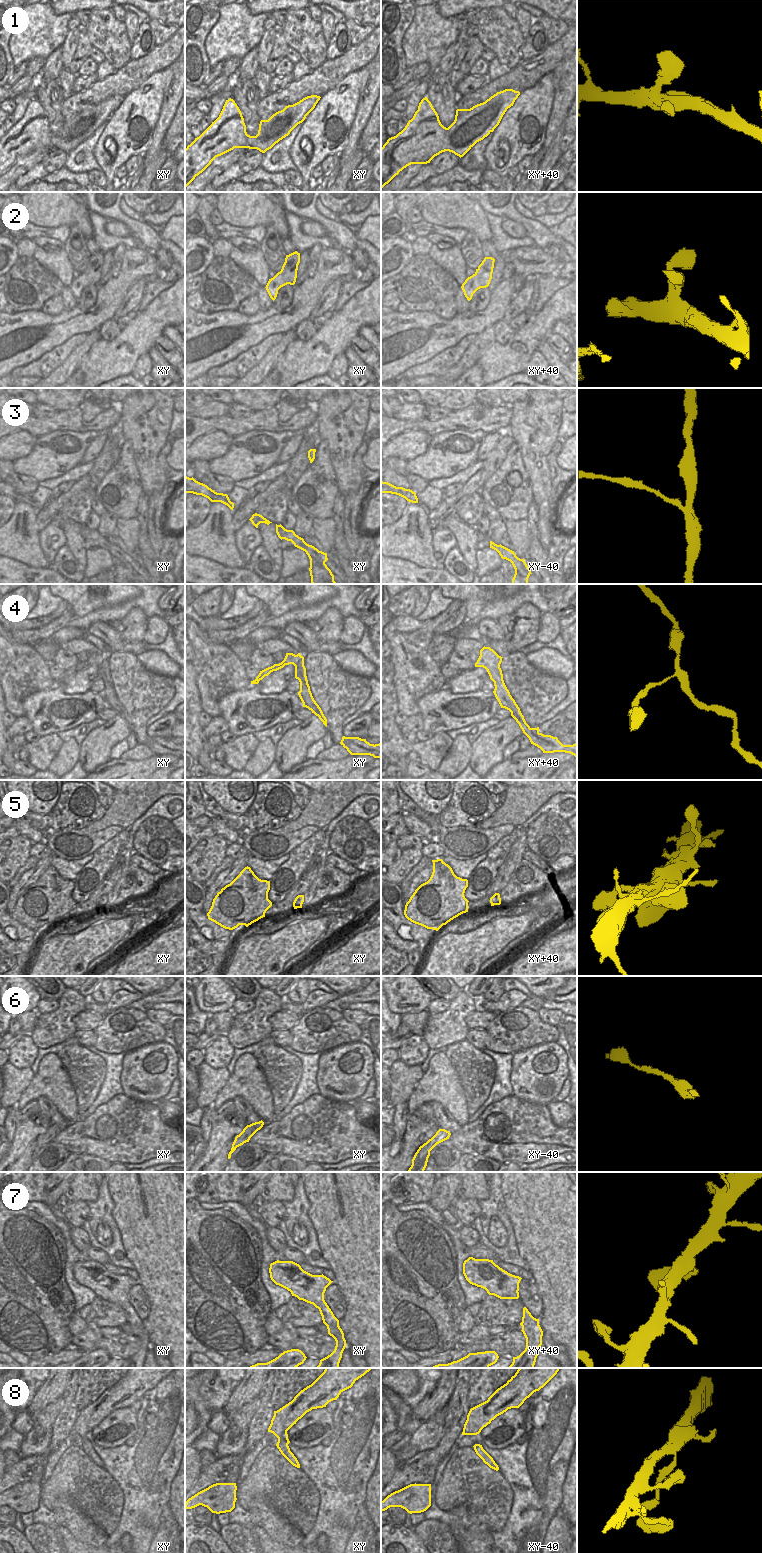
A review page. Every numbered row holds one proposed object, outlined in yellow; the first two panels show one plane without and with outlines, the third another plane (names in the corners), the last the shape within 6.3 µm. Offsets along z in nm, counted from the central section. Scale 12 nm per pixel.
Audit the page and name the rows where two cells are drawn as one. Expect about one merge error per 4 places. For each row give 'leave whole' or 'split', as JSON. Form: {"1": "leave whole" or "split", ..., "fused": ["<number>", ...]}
{"1": "leave whole", "2": "leave whole", "3": "split", "4": "leave whole", "5": "leave whole", "6": "leave whole", "7": "leave whole", "8": "leave whole", "fused": ["3"]}

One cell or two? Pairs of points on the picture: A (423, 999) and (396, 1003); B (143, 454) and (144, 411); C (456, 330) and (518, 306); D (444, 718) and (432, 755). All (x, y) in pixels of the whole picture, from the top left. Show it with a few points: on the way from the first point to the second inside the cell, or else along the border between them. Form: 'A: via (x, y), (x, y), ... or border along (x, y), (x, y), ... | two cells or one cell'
A: via (416, 999), (406, 999), (403, 1001) | one cell
B: via (145, 443), (145, 422) | one cell
C: border along (517, 292), (502, 318) | two cells
D: border along (446, 731), (440, 731), (433, 735) | two cells

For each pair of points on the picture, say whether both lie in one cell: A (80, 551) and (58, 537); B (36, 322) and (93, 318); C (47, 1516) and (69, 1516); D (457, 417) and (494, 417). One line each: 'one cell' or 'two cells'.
A: two cells
B: one cell
C: two cells
D: one cell

